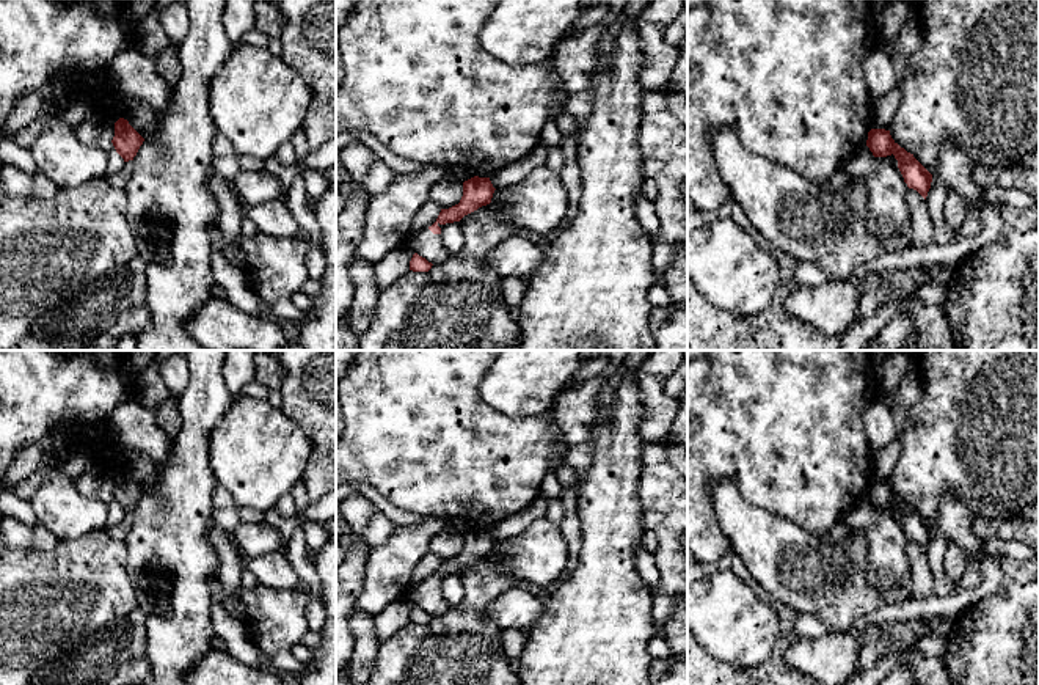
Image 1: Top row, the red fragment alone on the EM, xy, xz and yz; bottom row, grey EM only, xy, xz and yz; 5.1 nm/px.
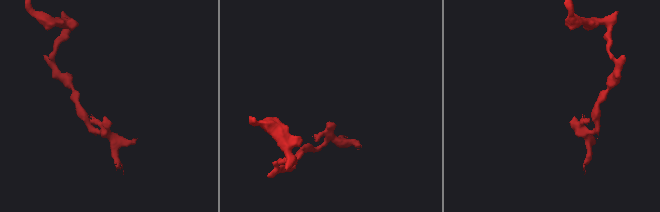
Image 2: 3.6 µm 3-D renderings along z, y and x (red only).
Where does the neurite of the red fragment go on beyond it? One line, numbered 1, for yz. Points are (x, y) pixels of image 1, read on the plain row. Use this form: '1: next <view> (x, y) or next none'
1: next none

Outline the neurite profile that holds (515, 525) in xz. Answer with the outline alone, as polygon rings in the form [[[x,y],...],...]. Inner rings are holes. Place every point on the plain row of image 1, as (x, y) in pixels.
[[[538,493],[538,496],[520,514],[501,520],[490,528],[494,540],[510,539],[524,533],[532,522],[546,517],[549,501]]]

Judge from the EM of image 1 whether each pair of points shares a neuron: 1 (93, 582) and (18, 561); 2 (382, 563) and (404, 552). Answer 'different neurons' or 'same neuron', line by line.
1: same neuron
2: same neuron

